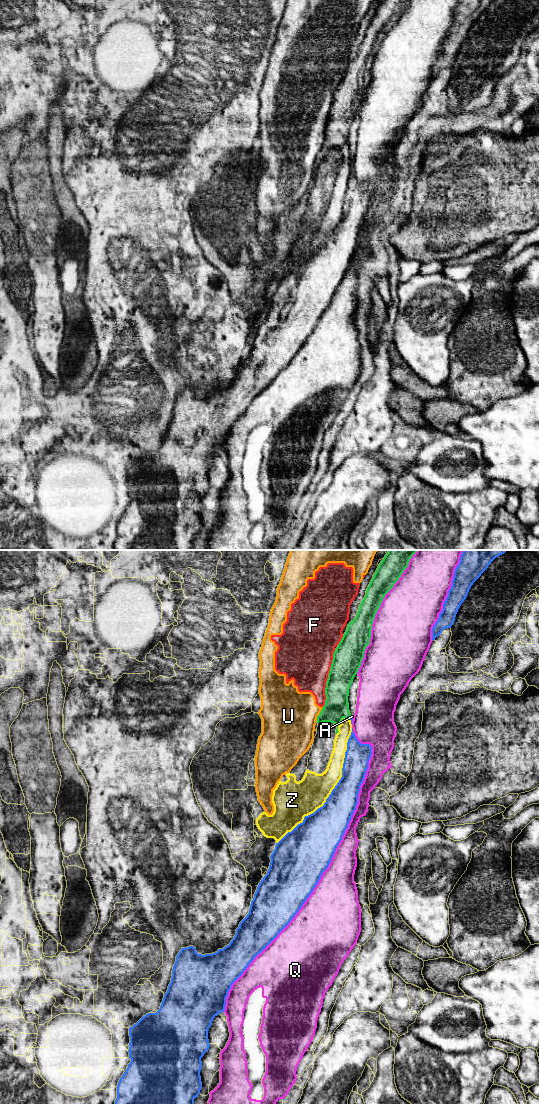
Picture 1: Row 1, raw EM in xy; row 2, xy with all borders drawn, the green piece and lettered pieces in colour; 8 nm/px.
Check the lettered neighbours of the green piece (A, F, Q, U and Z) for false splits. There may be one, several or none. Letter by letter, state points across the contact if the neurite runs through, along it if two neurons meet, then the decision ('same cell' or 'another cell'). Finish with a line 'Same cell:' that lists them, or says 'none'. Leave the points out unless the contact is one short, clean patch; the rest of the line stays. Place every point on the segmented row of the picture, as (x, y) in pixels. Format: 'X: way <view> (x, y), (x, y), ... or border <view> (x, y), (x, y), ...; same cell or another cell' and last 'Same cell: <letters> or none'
A: another cell
F: another cell
Q: another cell
U: another cell
Z: way xy (336, 707), (340, 723), (345, 728); same cell
Same cell: Z

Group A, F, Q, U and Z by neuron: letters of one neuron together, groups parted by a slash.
A / F U / Q / Z

